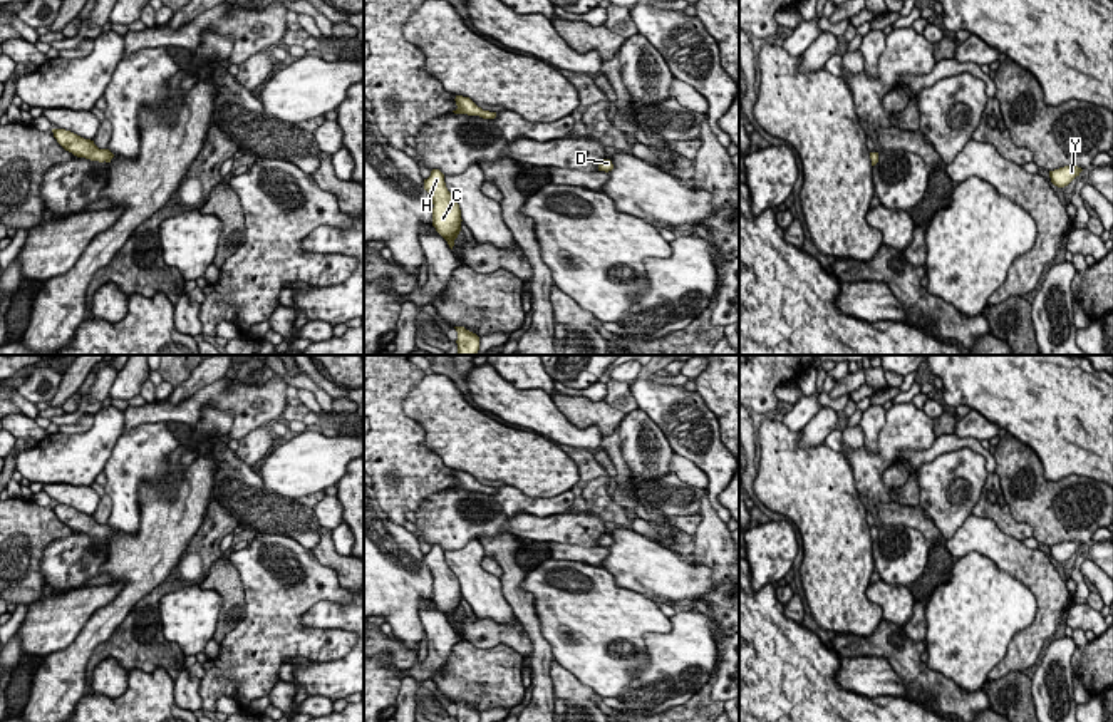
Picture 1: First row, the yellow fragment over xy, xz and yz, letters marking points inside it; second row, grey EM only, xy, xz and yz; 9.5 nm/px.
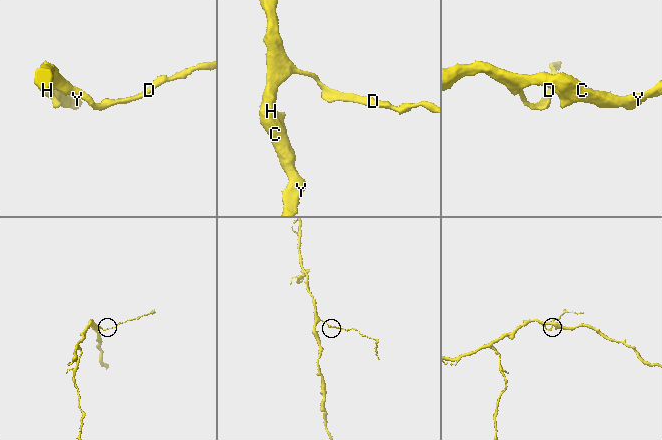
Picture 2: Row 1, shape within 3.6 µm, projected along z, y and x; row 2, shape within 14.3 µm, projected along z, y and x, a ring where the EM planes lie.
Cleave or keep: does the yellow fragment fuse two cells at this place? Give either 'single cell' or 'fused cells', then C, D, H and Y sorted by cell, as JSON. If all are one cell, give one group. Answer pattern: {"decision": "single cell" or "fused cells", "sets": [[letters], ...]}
{"decision": "single cell", "sets": [["C", "D", "H", "Y"]]}

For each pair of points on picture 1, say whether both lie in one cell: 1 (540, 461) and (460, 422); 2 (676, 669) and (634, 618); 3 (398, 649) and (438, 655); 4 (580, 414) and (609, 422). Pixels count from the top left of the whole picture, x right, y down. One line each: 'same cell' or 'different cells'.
1: same cell
2: different cells
3: different cells
4: same cell

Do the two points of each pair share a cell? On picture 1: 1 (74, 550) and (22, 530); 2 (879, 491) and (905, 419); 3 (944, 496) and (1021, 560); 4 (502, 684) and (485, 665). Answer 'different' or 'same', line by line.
1: different
2: same
3: different
4: same

